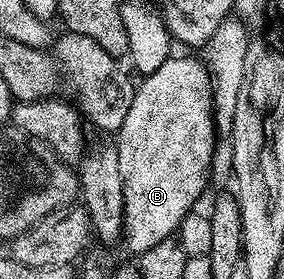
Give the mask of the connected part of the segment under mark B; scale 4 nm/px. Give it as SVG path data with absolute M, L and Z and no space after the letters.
M167 58L155 73L144 76L140 82L136 84L126 119L115 132L119 177L123 177L123 244L133 257L141 256L152 246L170 238L182 220L198 206L196 203L200 201L205 186L211 183L213 148L218 143L213 125L212 81L208 66L201 59Z

